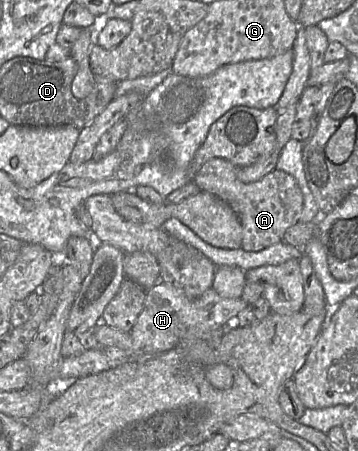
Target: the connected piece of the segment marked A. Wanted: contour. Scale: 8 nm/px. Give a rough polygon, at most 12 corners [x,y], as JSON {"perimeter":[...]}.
{"perimeter":[[223,158],[193,182],[240,219],[242,248],[282,242],[300,221],[304,197],[274,169],[254,183]]}

